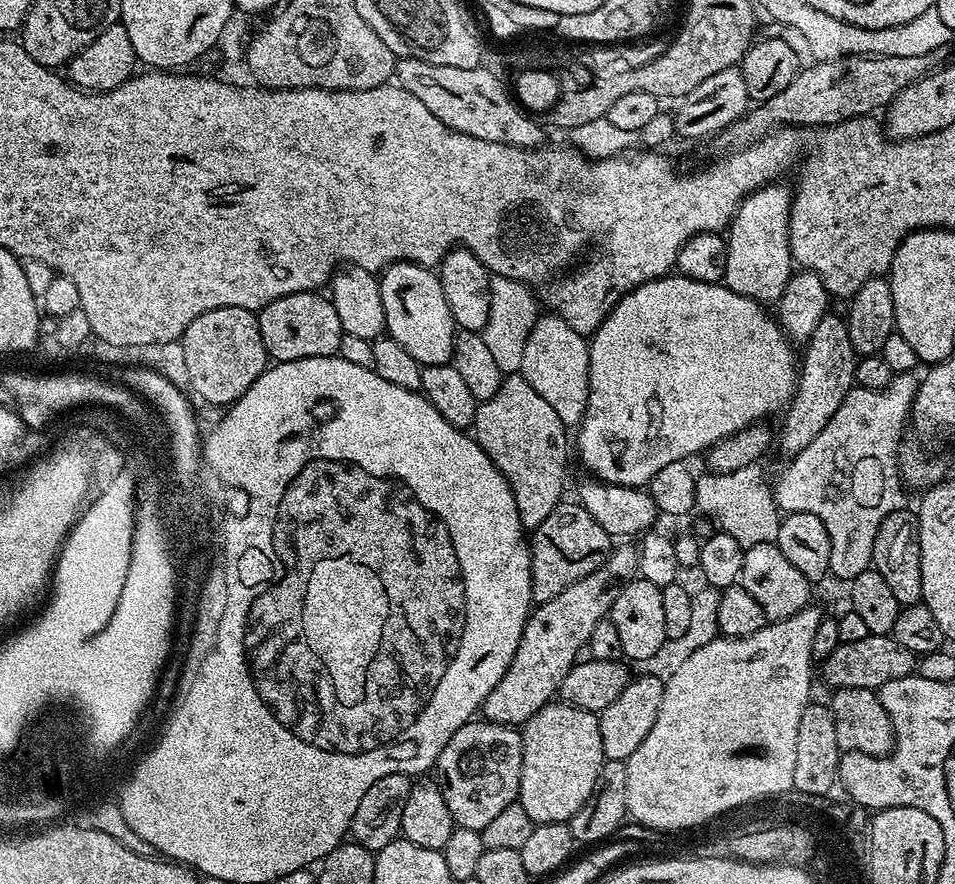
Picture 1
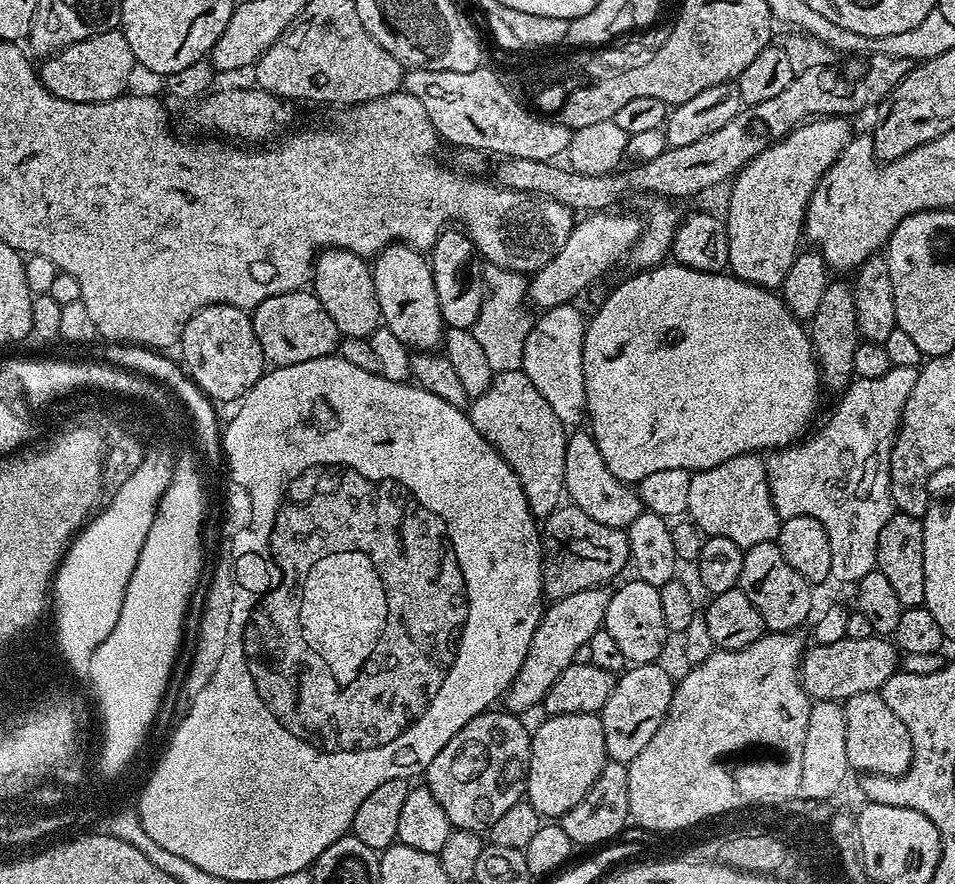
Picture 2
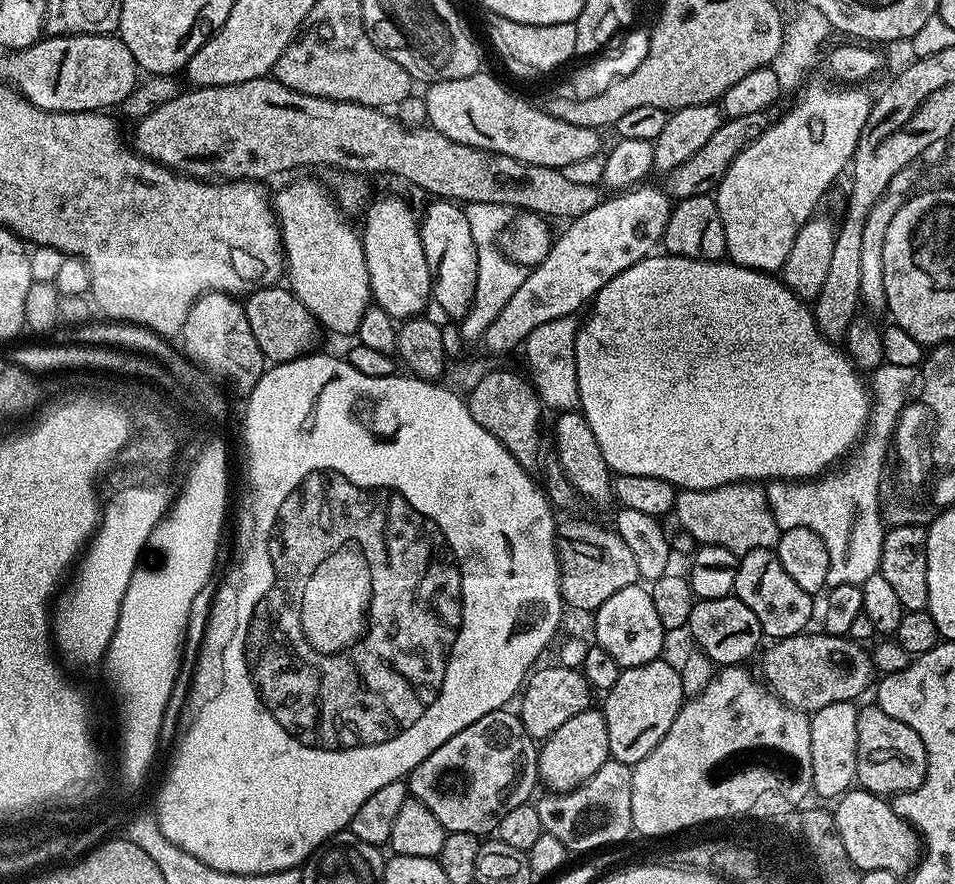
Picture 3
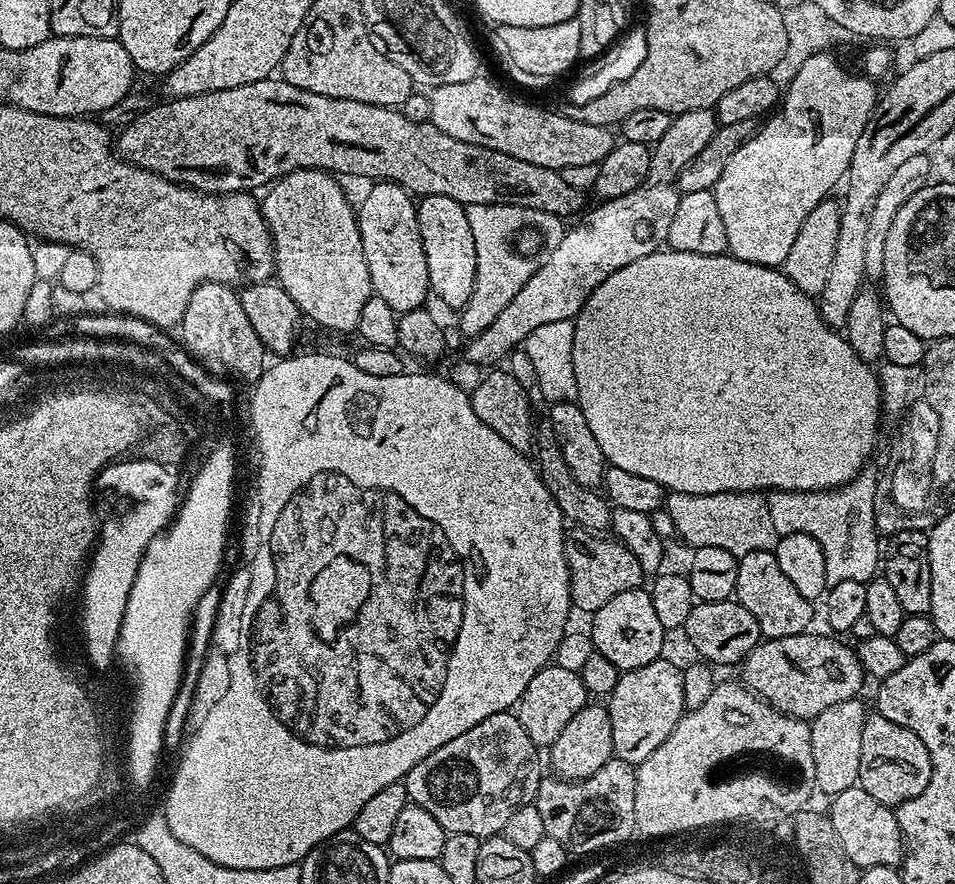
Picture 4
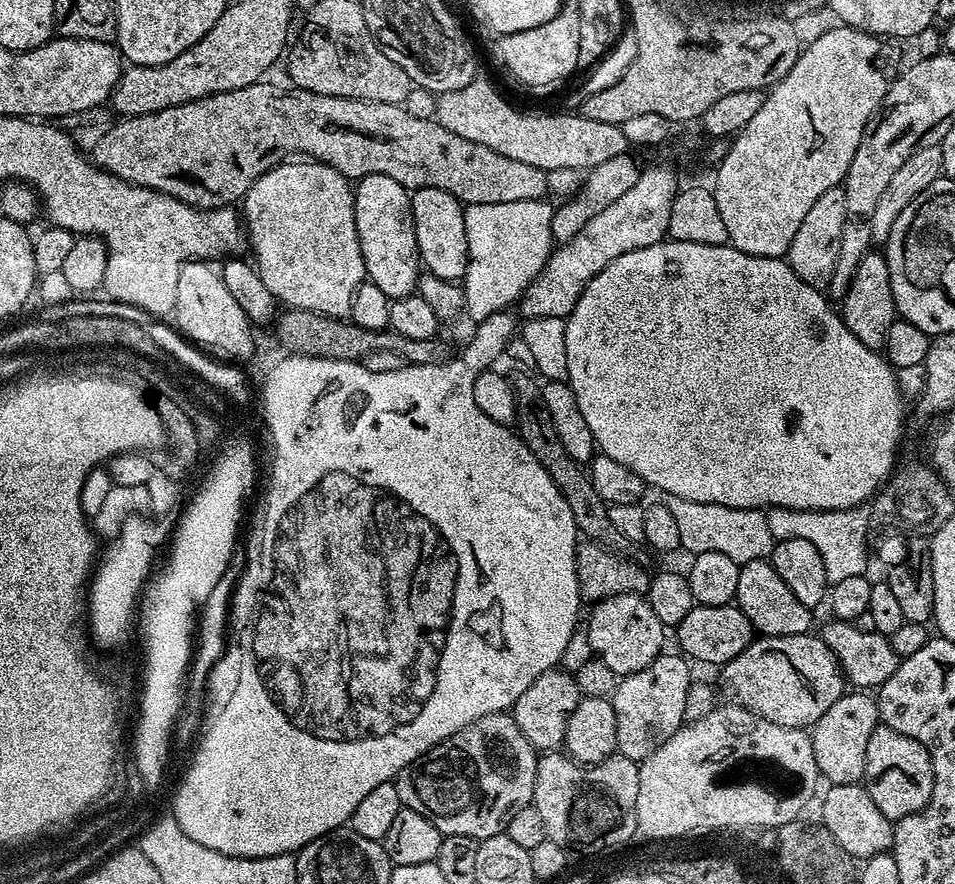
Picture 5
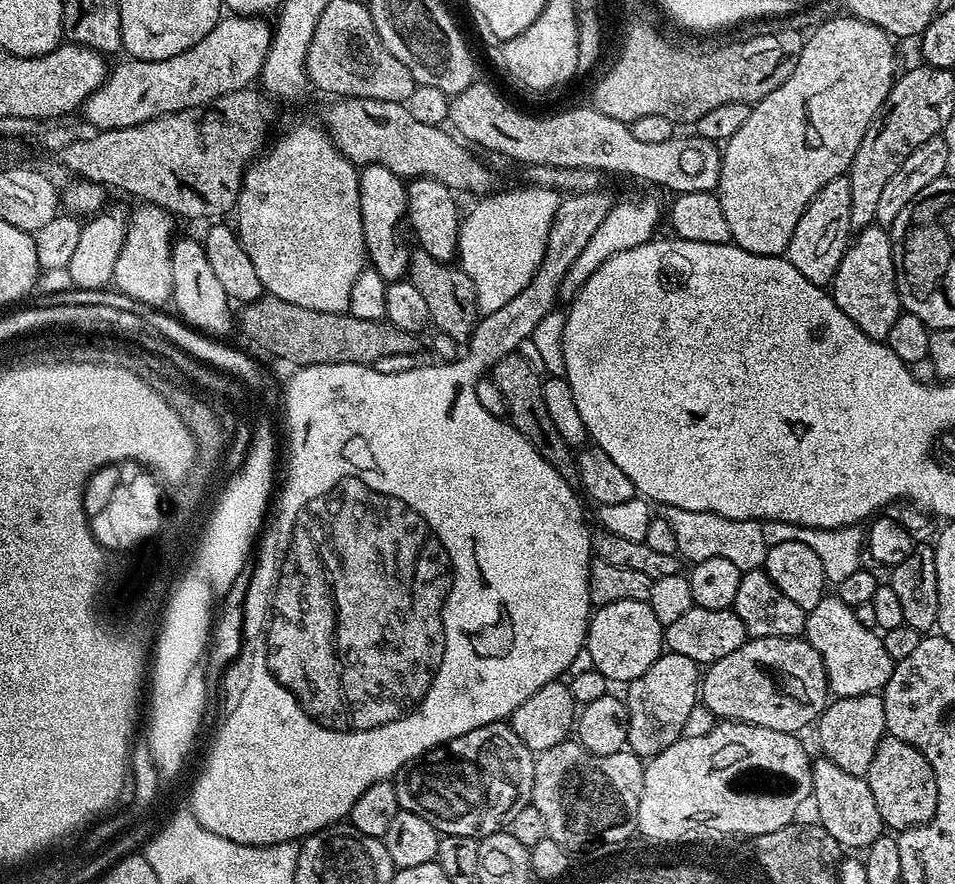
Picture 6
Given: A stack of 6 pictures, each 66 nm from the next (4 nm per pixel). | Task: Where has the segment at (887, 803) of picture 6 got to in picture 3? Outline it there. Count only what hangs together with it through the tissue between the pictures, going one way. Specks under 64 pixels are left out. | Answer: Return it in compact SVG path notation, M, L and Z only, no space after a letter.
M868 702L865 708L858 711L858 750L856 751L856 780L859 787L866 792L875 792L882 797L899 796L901 792L910 792L918 788L924 780L924 771L928 765L926 746L922 746L922 738L906 722L898 722L898 718L890 718L886 710L879 708L875 702Z

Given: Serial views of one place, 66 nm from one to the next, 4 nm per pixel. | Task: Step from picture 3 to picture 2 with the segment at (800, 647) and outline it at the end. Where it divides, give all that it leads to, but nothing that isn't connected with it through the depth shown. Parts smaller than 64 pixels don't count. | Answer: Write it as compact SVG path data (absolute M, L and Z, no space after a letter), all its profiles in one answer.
M873 634L870 638L845 638L829 644L813 643L800 662L800 683L813 701L843 702L854 694L879 692L901 667L902 656L891 639Z

